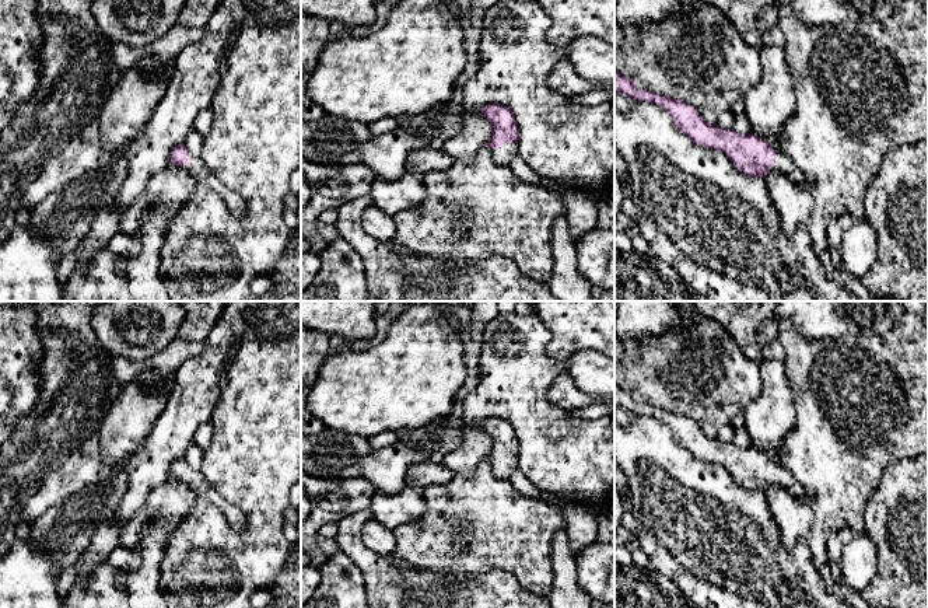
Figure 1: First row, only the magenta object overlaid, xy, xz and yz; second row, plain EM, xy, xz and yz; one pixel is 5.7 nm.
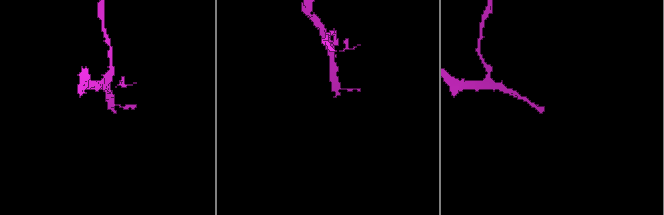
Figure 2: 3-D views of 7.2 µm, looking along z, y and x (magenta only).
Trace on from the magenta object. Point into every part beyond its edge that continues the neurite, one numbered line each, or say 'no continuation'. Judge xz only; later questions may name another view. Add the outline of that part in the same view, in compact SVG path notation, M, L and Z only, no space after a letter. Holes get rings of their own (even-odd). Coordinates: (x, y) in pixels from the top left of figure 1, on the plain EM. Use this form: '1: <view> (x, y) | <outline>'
1: xz (503, 470) | M508 457L502 462L491 462L490 467L495 478L509 481L511 471L516 468L516 457Z

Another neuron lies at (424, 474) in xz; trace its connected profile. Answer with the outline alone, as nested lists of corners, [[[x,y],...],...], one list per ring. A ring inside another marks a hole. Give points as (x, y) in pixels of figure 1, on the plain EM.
[[[426,461],[413,465],[406,476],[405,486],[424,489],[430,485],[444,485],[452,479],[454,471],[445,468],[441,462]]]

